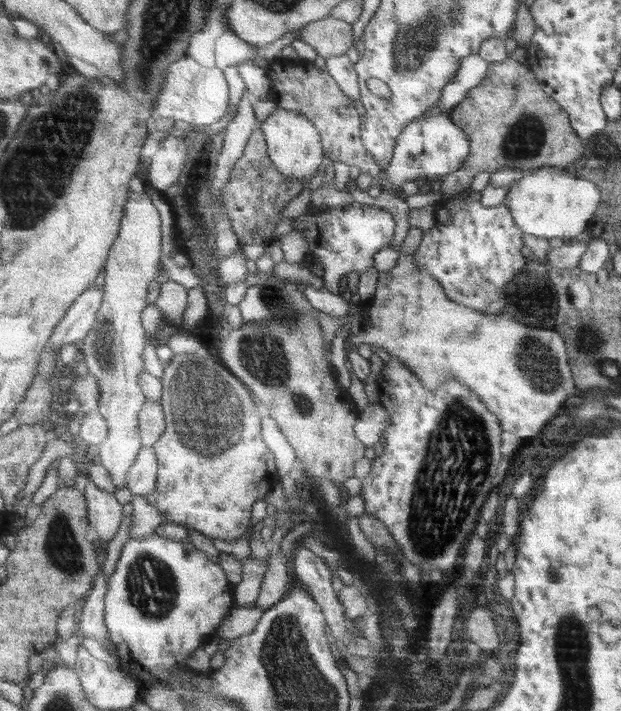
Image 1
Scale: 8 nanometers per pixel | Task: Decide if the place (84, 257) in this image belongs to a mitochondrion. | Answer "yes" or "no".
no

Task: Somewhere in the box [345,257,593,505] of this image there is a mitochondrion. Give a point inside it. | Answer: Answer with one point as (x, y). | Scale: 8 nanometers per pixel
(539, 366)

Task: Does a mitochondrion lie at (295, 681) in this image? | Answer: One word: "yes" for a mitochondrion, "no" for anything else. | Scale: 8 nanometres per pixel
yes

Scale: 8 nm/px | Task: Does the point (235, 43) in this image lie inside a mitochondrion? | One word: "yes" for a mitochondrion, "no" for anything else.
no

